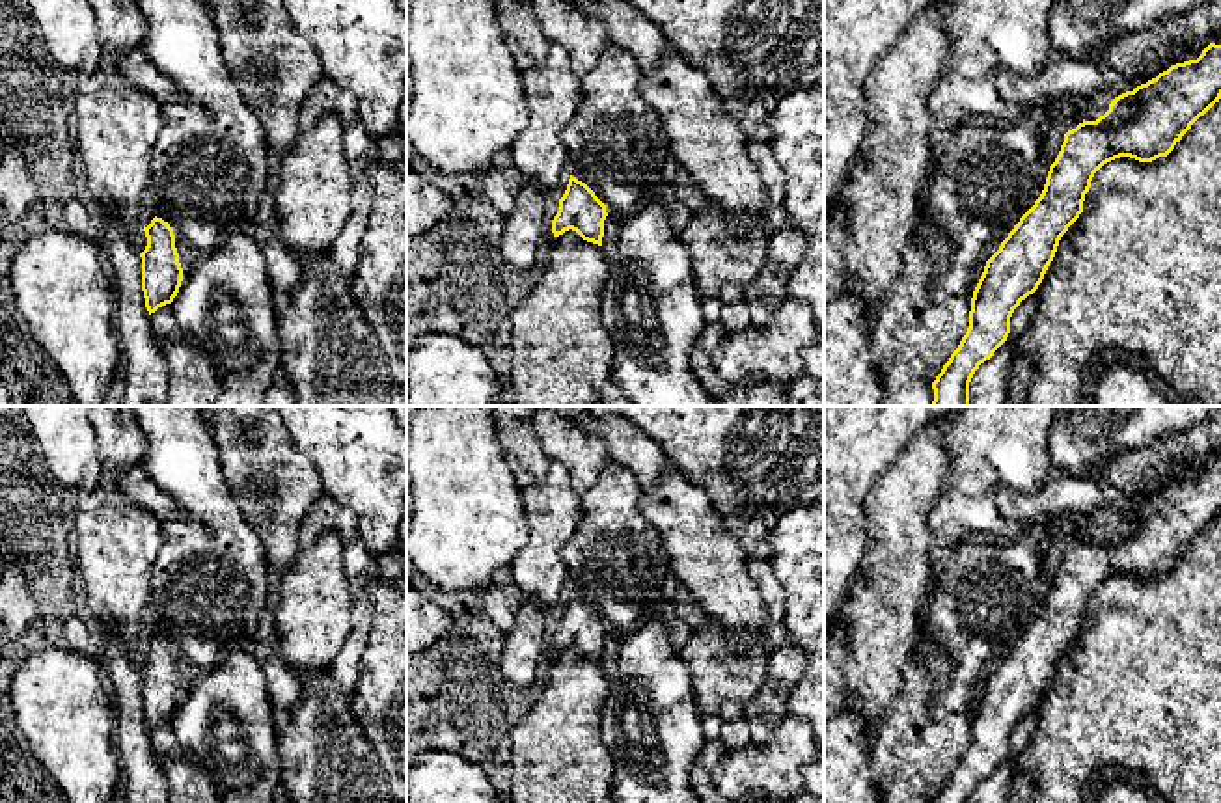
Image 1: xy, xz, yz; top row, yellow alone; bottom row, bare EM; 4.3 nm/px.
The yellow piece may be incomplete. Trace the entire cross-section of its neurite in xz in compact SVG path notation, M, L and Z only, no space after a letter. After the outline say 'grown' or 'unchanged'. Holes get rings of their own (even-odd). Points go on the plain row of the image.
M570 592L567 607L559 617L559 628L552 637L554 654L576 648L583 658L602 663L606 622L582 598Z | unchanged

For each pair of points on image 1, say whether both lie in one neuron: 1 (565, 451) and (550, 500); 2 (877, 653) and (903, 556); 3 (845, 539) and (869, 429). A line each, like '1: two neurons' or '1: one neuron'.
1: two neurons
2: one neuron
3: one neuron

